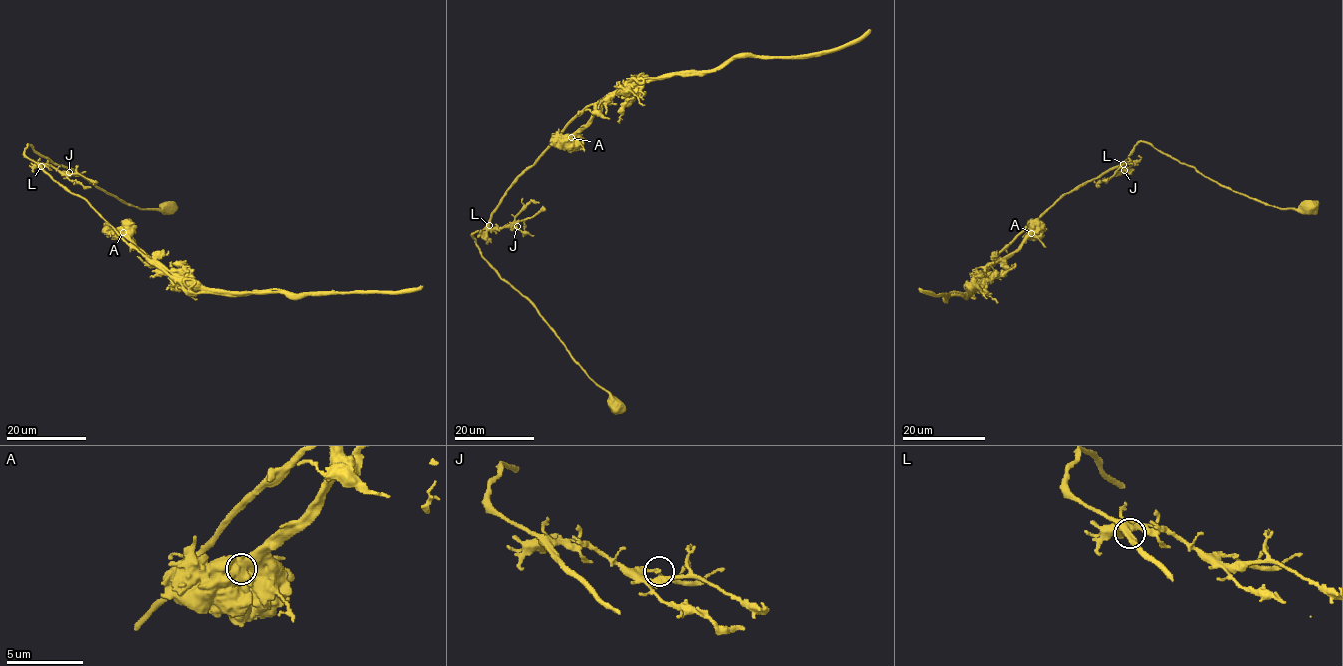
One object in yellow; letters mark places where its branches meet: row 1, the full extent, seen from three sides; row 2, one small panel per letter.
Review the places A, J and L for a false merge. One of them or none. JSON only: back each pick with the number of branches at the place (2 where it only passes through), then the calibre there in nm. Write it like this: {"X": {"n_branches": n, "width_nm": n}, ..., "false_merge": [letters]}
{"A": {"n_branches": 1, "width_nm": 1200}, "false_merge": ["A"]}

